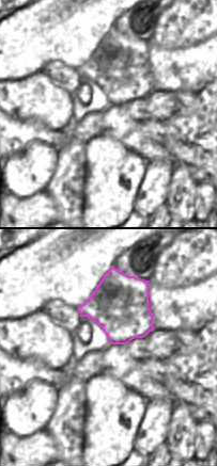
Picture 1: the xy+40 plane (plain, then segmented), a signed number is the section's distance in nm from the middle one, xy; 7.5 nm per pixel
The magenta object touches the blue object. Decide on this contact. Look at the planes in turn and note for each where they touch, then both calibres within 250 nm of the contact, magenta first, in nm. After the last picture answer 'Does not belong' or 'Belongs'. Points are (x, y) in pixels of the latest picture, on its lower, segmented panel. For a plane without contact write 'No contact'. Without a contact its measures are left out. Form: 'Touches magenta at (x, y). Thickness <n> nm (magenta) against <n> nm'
No contact.

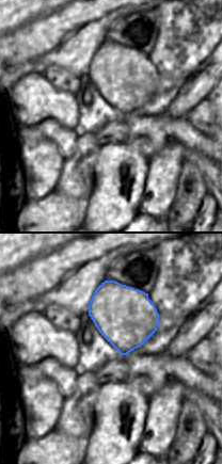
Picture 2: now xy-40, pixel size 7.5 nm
No contact.

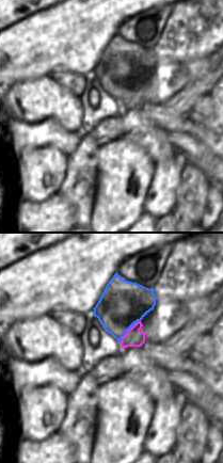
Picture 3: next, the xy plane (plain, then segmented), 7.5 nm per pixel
Touches magenta at (128, 331). Thickness 140 nm (magenta) against 340 nm.

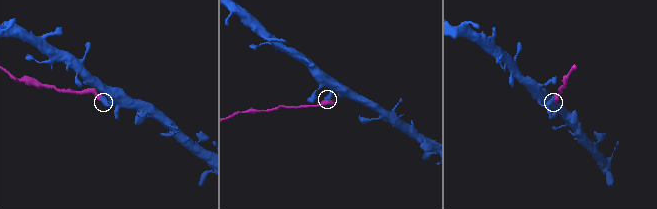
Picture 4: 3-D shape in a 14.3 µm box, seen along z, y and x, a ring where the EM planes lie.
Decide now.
Does not belong.

